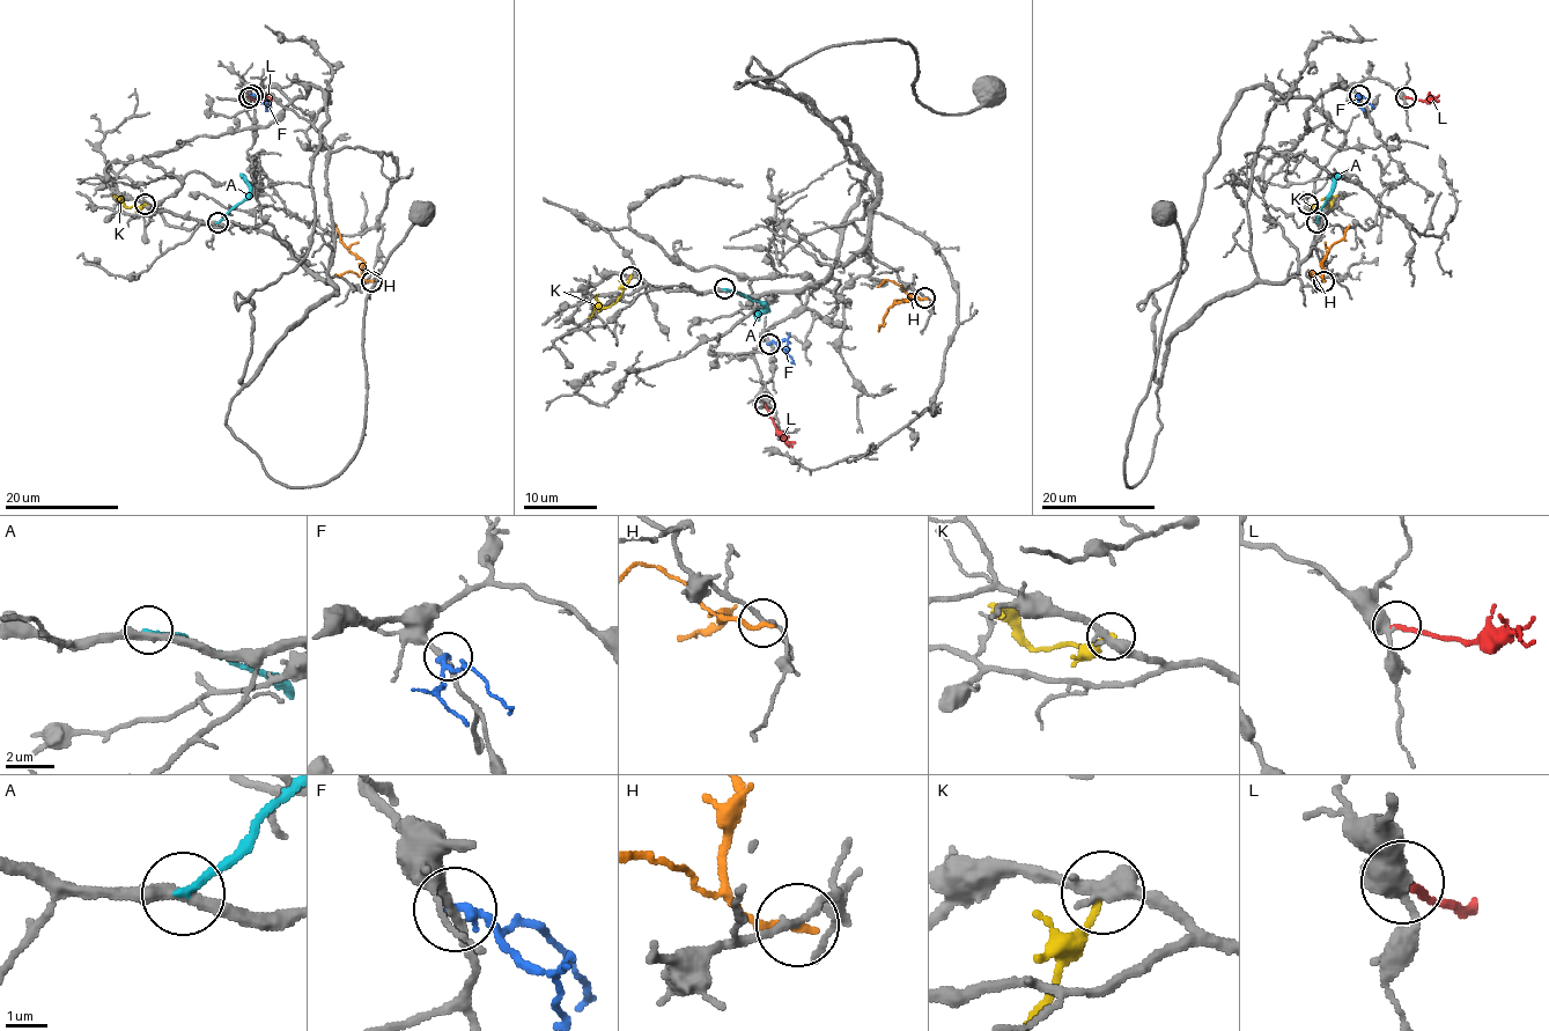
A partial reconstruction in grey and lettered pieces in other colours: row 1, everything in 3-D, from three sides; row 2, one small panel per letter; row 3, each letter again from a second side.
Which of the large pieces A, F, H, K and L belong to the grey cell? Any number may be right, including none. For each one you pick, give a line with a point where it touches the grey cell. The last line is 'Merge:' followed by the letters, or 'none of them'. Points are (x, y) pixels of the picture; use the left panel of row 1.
L: (249, 97)
Merge: L

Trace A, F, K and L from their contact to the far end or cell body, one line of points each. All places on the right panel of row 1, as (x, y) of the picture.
A: (1317, 223), (1336, 174)
F: (1359, 95), (1374, 108)
K: (1307, 205), (1330, 207), (1330, 199), (1339, 196)
L: (1406, 96), (1436, 101)

